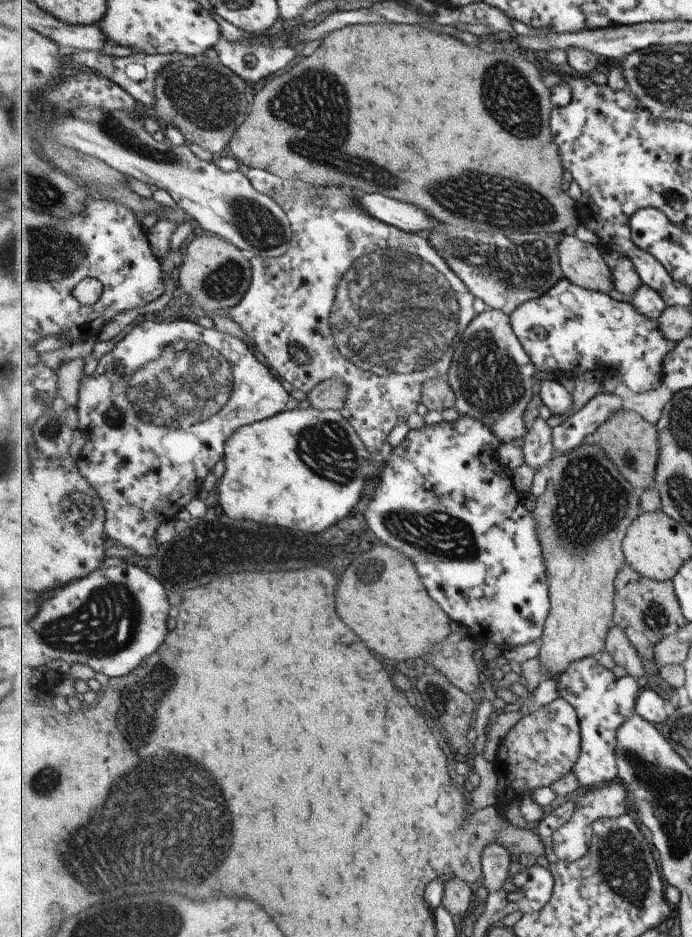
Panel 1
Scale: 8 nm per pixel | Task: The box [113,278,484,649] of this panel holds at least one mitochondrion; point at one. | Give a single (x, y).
(449, 539)

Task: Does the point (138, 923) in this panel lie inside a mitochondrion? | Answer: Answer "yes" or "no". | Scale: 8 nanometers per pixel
yes

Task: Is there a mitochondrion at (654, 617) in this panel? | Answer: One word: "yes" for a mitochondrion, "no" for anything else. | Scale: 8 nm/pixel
yes

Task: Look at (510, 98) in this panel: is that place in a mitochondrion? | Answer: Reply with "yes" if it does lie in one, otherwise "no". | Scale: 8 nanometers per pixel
yes

